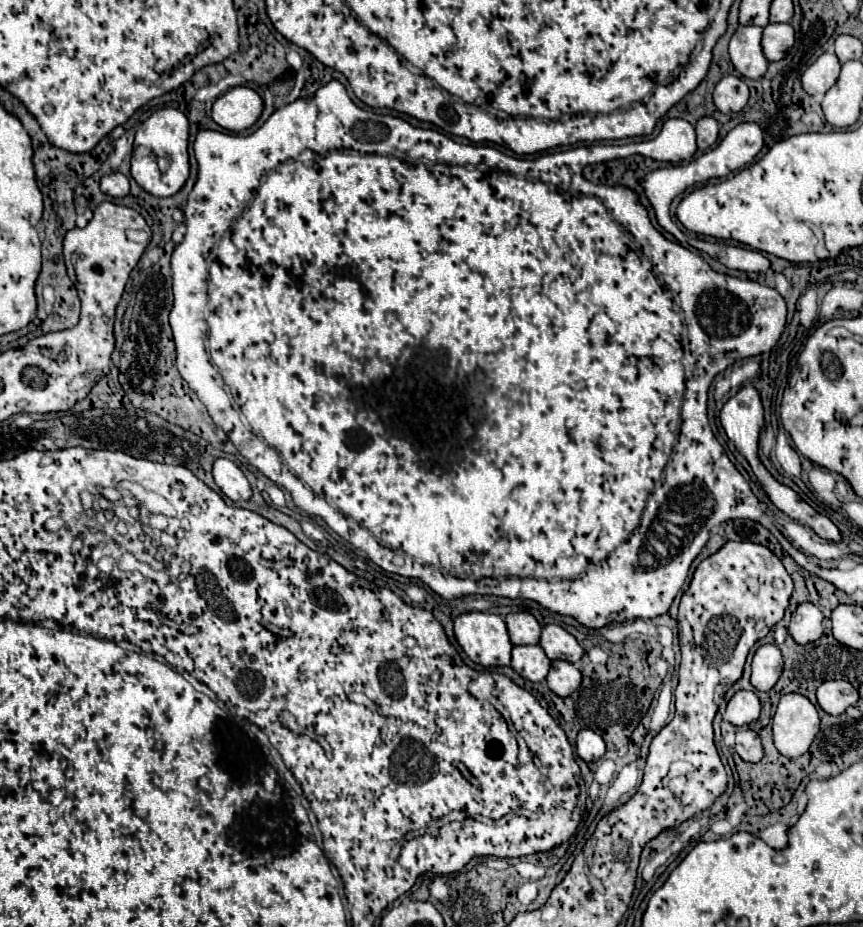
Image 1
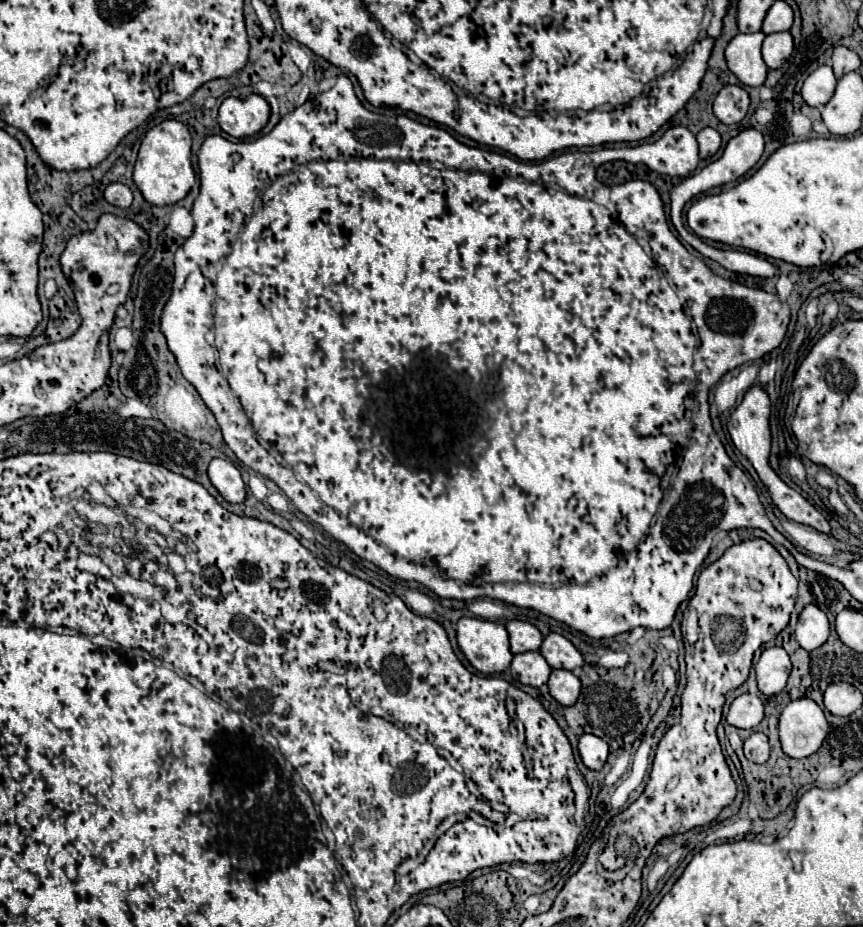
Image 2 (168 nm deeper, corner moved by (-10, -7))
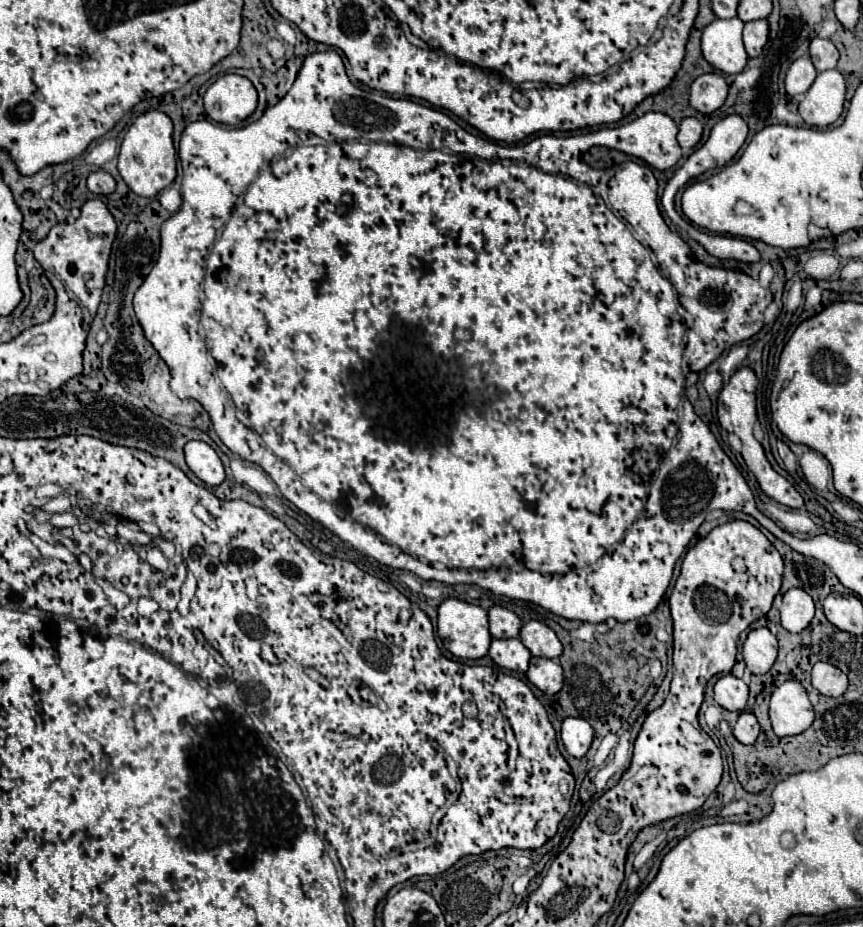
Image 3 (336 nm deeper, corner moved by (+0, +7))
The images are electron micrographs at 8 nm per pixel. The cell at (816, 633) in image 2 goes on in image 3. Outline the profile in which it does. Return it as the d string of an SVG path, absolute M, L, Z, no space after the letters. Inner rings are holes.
M790 588L784 594L780 620L788 632L802 632L814 618L814 600L802 588Z

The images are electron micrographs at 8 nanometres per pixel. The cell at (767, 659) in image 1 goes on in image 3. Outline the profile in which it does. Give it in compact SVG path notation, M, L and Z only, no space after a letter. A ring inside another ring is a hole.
M768 628L750 630L742 648L746 668L752 674L766 674L776 660L776 650L778 650L776 636Z

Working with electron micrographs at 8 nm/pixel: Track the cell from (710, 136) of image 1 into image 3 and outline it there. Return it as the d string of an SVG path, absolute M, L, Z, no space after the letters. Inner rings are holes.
M684 118L678 126L676 138L682 148L694 148L702 138L702 124L696 118Z

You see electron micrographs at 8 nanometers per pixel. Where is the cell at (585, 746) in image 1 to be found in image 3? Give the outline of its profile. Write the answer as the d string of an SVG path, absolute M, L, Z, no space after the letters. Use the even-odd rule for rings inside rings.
M566 718L562 722L560 736L562 736L562 744L568 750L568 754L574 758L582 758L592 744L594 730L584 718Z

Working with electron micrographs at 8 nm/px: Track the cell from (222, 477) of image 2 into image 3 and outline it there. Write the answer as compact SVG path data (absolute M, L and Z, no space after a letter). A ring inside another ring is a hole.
M190 440L184 446L184 458L188 468L208 486L218 486L224 482L224 464L206 442Z

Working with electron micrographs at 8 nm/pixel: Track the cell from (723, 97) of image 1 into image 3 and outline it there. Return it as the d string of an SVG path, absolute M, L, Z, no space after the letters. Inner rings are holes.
M702 74L690 84L690 106L702 114L718 110L728 96L728 84L720 74Z

